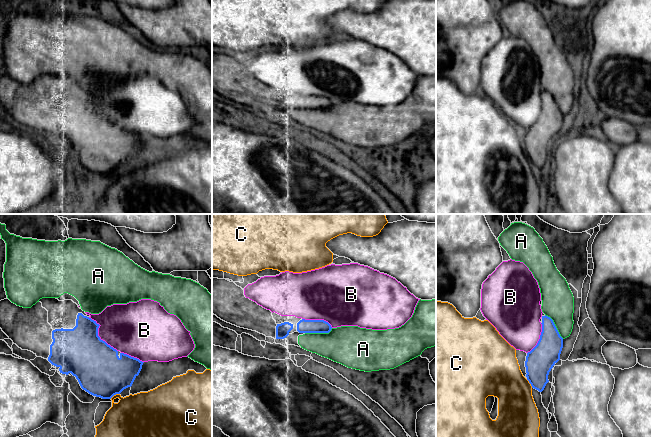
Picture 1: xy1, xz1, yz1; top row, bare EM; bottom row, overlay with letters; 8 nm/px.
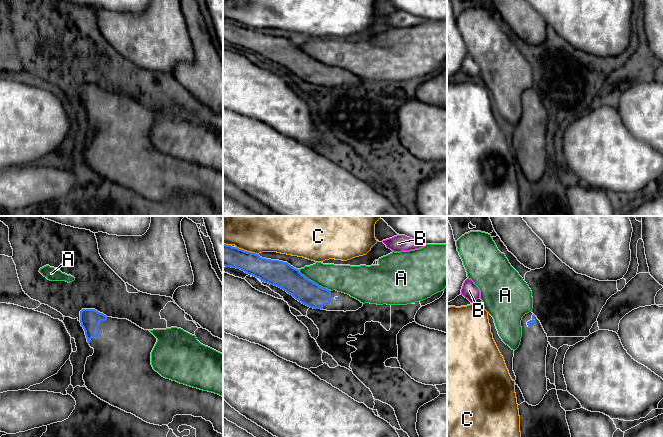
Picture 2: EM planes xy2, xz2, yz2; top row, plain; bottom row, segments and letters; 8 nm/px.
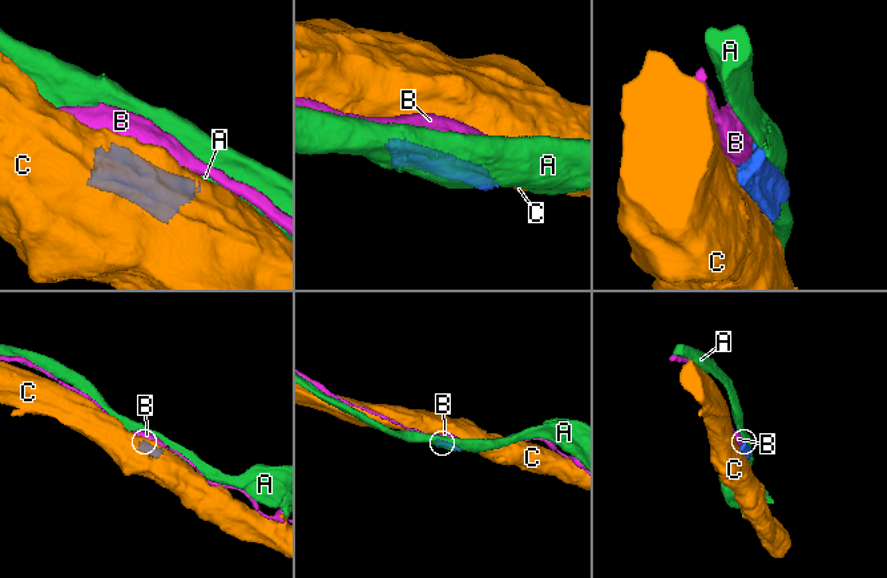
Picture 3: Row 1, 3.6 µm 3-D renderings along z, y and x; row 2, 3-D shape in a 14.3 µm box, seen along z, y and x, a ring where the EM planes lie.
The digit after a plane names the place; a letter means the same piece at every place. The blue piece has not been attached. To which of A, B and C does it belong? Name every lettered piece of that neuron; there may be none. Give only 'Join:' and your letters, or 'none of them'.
Join: none of them

